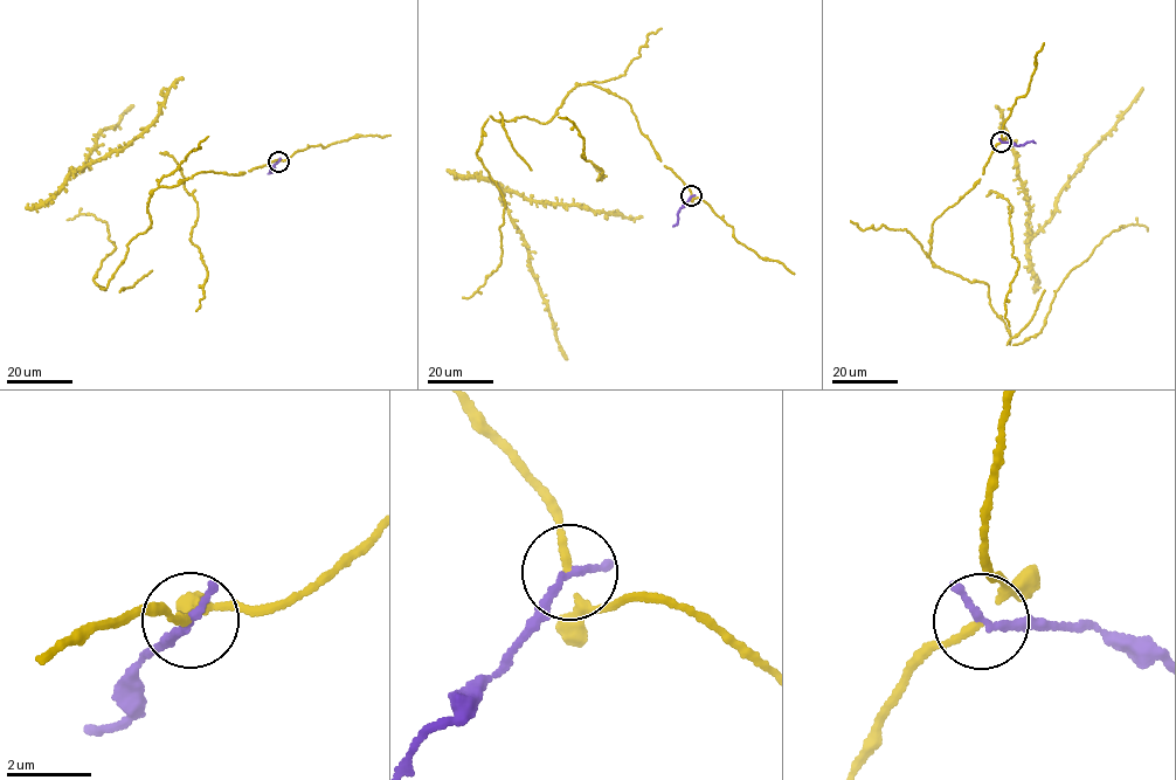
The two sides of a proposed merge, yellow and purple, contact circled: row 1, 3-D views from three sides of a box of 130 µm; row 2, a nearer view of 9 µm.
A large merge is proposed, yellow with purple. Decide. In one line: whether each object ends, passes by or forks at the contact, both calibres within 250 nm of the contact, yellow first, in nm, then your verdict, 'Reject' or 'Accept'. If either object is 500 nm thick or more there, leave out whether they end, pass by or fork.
At the ring yellow forks. At the ring purple ends. Thickness 130 nm (yellow) against 220 nm. Reject

